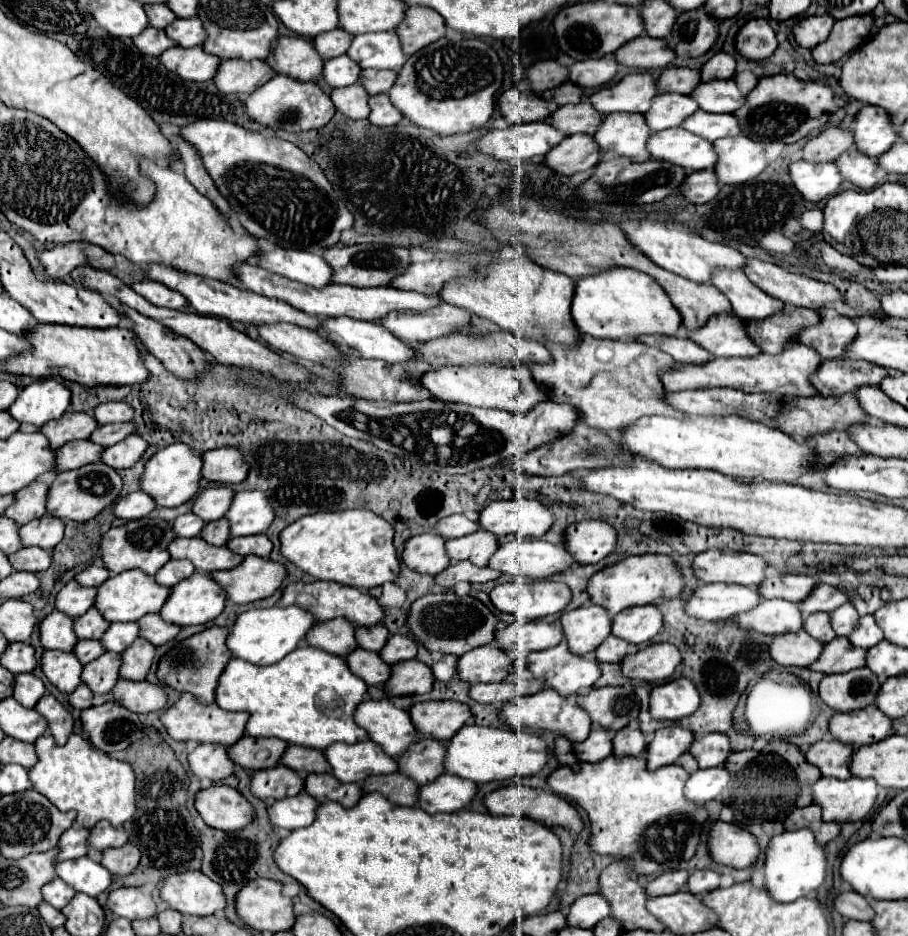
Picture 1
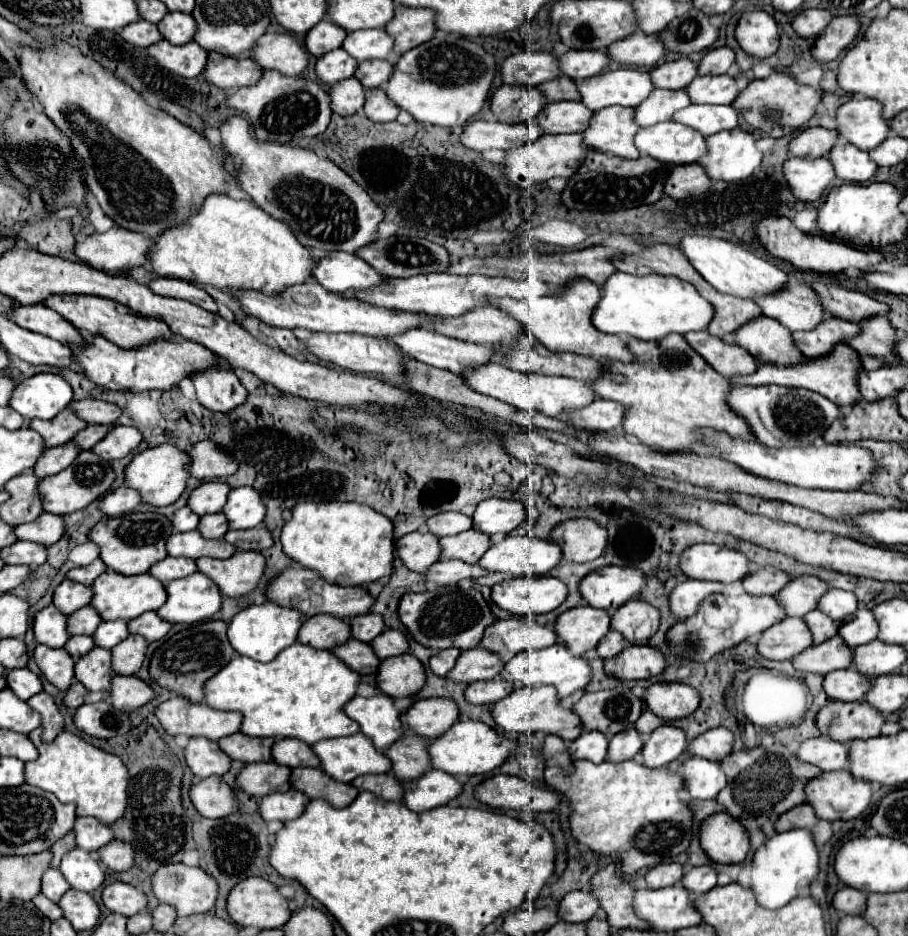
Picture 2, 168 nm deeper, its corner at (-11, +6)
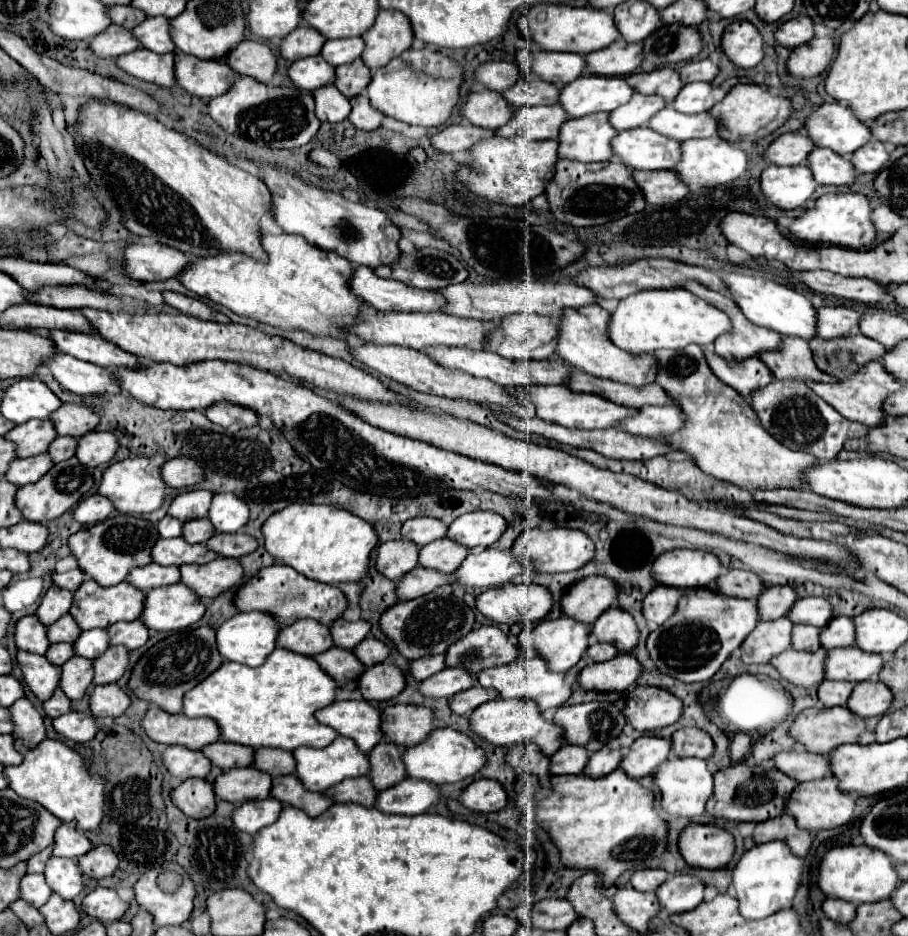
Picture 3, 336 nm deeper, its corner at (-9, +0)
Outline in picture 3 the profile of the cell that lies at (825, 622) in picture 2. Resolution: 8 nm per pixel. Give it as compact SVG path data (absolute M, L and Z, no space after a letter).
M798 623L792 631L792 649L818 651L820 649L820 629L814 625Z

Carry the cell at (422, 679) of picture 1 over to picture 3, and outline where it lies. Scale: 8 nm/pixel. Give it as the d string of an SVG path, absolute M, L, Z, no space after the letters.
M378 663L366 669L358 679L358 691L366 701L386 701L404 689L402 671L392 663Z

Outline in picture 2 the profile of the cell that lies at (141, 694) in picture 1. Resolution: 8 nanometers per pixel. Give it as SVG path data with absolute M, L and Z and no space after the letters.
M116 675L112 679L110 693L112 693L112 705L118 711L134 711L158 697L158 693L142 679L122 675Z

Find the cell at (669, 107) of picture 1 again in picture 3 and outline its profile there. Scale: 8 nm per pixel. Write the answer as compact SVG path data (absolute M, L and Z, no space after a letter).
M634 93L630 103L624 103L622 107L618 107L618 111L610 113L610 125L616 131L624 131L624 129L634 129L634 127L642 127L648 123L648 119L660 111L662 107L666 107L666 103L662 101L662 97L658 95L642 95L642 93Z

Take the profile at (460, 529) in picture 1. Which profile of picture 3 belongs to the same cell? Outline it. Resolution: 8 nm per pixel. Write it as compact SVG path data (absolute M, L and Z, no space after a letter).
M414 517L402 525L402 537L414 541L418 547L446 537L446 531L448 525L434 517Z

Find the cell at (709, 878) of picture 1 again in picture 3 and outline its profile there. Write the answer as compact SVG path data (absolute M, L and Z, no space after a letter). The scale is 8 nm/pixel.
M672 875L656 891L658 903L668 913L684 913L702 903L704 883L694 875Z

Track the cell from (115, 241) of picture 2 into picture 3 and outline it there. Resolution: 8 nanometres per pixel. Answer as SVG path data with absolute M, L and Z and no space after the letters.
M132 243L124 249L124 269L136 281L166 281L194 263L192 257L168 245Z

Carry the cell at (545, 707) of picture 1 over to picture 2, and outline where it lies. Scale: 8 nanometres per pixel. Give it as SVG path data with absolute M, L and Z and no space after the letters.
M550 685L548 687L536 687L536 689L530 689L530 687L514 689L508 697L500 699L498 703L494 703L492 717L498 723L498 727L502 727L508 733L558 735L568 743L584 733L580 717L576 717L576 713L572 709L566 709L566 707L560 705L556 689L552 689Z

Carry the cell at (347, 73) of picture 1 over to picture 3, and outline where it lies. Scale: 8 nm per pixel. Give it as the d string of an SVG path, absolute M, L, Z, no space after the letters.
M322 55L316 57L304 57L290 65L288 79L294 83L294 87L304 91L314 91L316 87L324 87L334 81L334 67L328 65Z

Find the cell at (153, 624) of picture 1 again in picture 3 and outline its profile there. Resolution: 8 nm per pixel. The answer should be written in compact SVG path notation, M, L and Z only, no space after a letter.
M130 621L130 623L114 623L108 629L110 635L110 645L124 645L126 649L138 649L148 641L148 629L144 627L142 621Z

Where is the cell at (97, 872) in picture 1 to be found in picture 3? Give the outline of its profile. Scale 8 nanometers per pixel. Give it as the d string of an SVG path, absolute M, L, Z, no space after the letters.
M50 857L46 861L44 877L48 887L62 899L74 899L82 891L82 871L74 859Z

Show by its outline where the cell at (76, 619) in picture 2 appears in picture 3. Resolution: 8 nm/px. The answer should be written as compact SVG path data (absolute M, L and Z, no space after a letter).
M64 615L62 619L58 619L46 629L50 643L62 643L62 641L70 643L78 633L80 633L80 627L74 625L74 619L70 619L70 615Z

